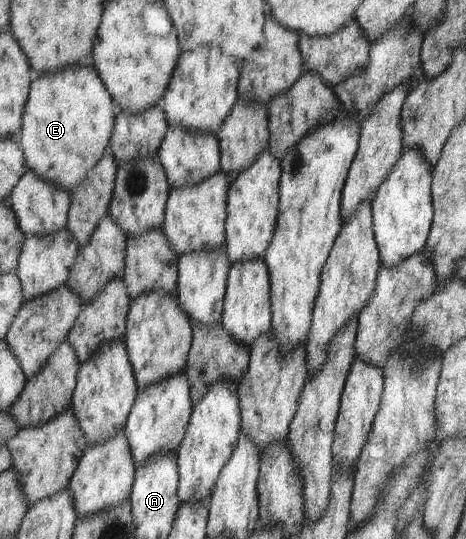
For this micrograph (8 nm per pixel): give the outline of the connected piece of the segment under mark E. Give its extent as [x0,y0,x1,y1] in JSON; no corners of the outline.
[17,63,118,194]

